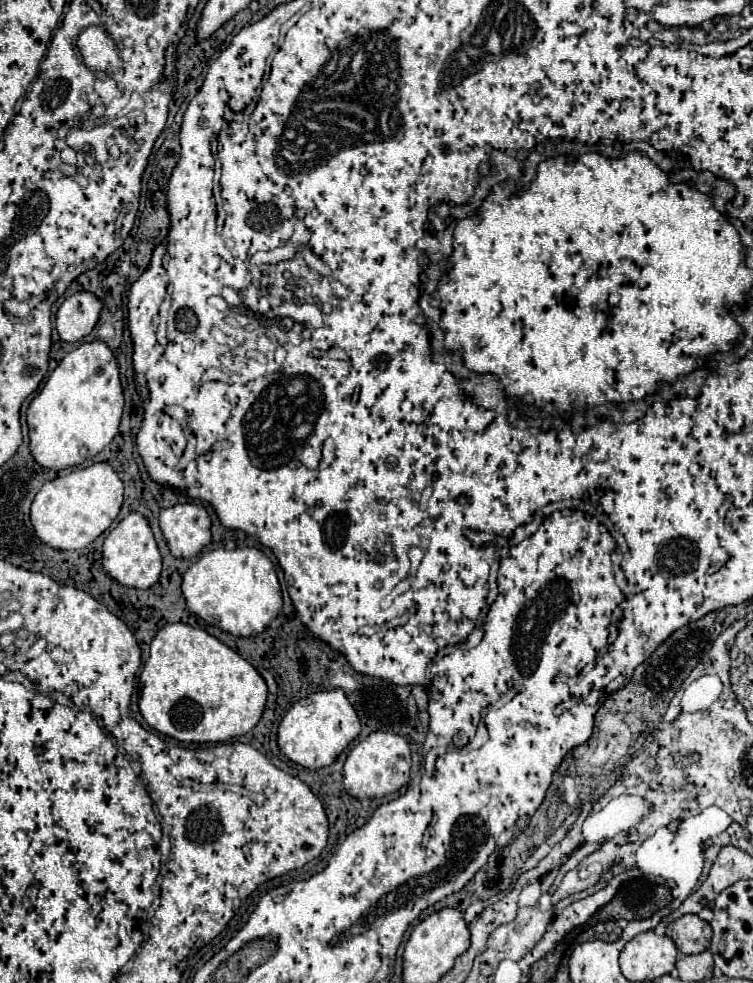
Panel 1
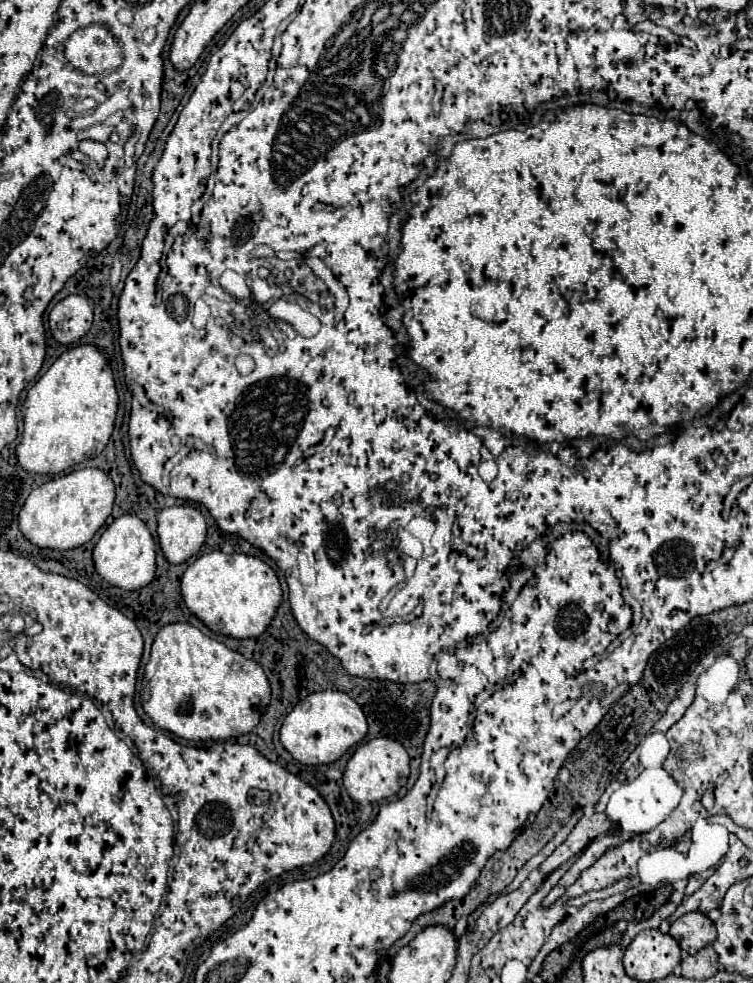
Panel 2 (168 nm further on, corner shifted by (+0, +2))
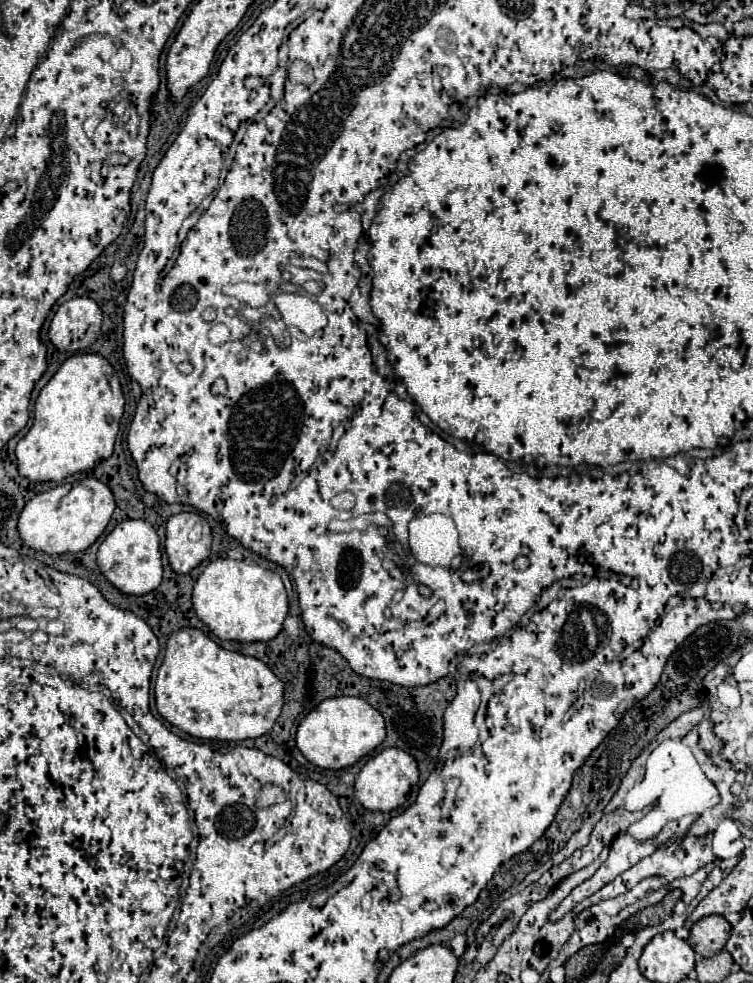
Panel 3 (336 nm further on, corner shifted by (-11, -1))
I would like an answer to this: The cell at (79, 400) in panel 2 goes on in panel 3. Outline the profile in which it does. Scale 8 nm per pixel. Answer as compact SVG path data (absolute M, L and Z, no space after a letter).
M100 354L70 356L36 398L34 424L28 430L28 434L16 444L18 474L32 482L60 482L66 476L94 468L98 462L112 456L122 412L124 412L124 394L114 368Z

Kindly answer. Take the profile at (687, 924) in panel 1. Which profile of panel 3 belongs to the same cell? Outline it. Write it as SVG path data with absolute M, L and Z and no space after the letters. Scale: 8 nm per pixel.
M704 916L690 928L688 944L700 956L710 958L726 946L730 932L732 932L732 926L724 916Z

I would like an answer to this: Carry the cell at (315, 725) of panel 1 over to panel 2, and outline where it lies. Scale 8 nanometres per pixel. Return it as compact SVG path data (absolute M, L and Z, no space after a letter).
M319 691L299 701L281 725L281 743L293 759L305 765L323 765L337 761L349 747L357 745L367 733L367 721L361 707L343 691Z

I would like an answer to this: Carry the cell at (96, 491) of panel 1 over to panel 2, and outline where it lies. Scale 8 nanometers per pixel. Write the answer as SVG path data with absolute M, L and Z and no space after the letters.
M91 467L77 469L57 479L51 479L31 491L19 513L19 529L37 547L59 551L75 549L91 541L99 527L105 525L107 517L113 511L113 503L115 485L105 471Z

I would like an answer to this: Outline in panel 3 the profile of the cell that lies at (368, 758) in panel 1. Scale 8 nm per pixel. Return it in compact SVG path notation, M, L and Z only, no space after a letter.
M388 748L374 754L358 772L354 782L354 798L366 810L372 812L392 812L394 808L402 806L408 798L412 786L418 784L418 768L416 760L400 748Z

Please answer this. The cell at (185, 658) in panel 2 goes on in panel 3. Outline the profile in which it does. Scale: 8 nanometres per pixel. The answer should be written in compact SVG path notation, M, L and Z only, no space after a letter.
M196 628L174 632L156 676L158 714L202 740L242 741L268 734L284 704L284 684L258 658L230 652Z

